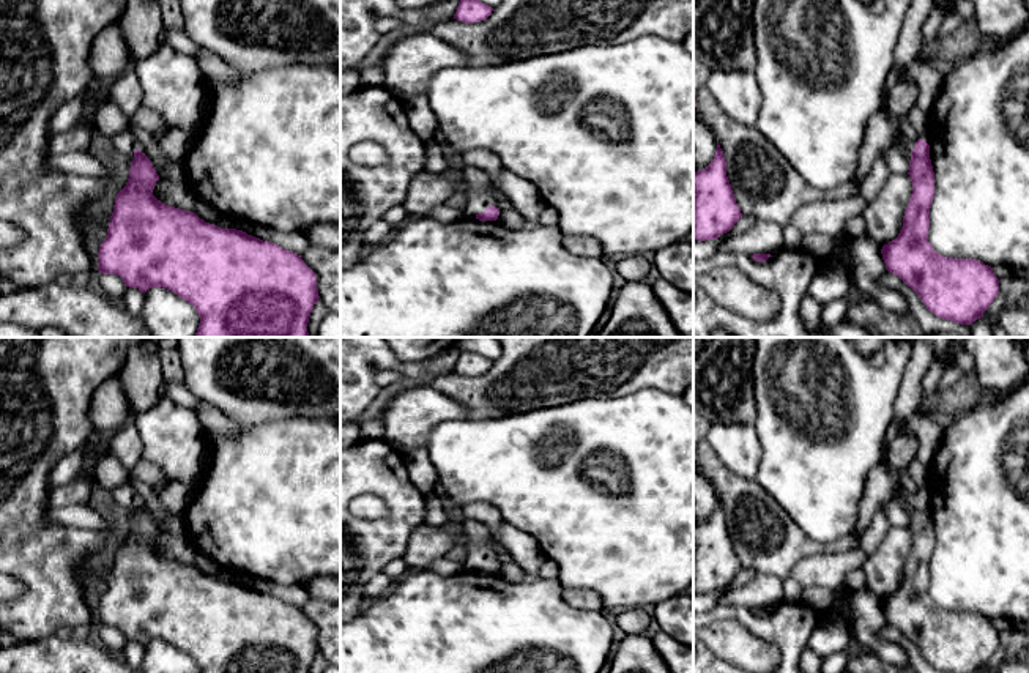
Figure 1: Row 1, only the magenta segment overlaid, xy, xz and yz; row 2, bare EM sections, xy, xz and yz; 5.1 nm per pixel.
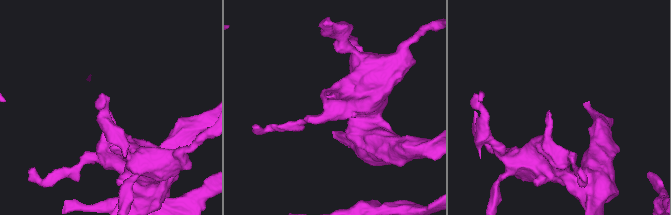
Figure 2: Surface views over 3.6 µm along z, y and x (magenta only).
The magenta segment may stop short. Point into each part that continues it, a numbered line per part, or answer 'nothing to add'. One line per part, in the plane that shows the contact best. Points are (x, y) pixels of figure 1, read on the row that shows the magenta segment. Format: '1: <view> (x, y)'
1: xz (476, 183)

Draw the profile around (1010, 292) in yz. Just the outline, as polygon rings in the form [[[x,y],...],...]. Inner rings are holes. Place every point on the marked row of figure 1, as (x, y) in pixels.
[[[1007,277],[1005,282],[999,282],[999,293],[990,307],[983,312],[983,317],[990,322],[997,322],[999,315],[1016,304],[1023,303],[1024,282],[1018,277]]]

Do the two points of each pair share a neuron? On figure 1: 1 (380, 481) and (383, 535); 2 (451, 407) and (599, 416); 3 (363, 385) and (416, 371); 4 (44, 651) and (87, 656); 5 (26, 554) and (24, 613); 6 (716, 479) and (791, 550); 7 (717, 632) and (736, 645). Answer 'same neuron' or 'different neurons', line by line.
1: same neuron
2: different neurons
3: same neuron
4: same neuron
5: same neuron
6: same neuron
7: same neuron

